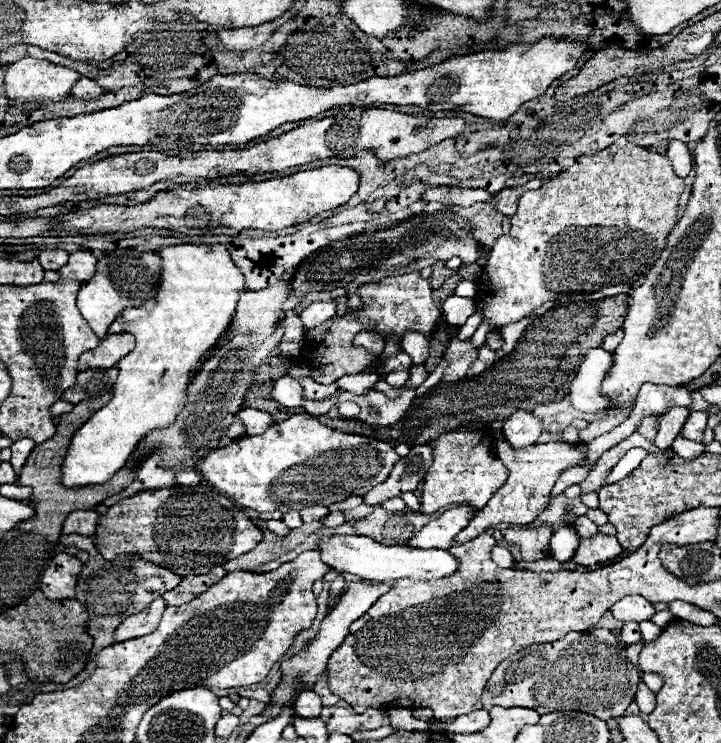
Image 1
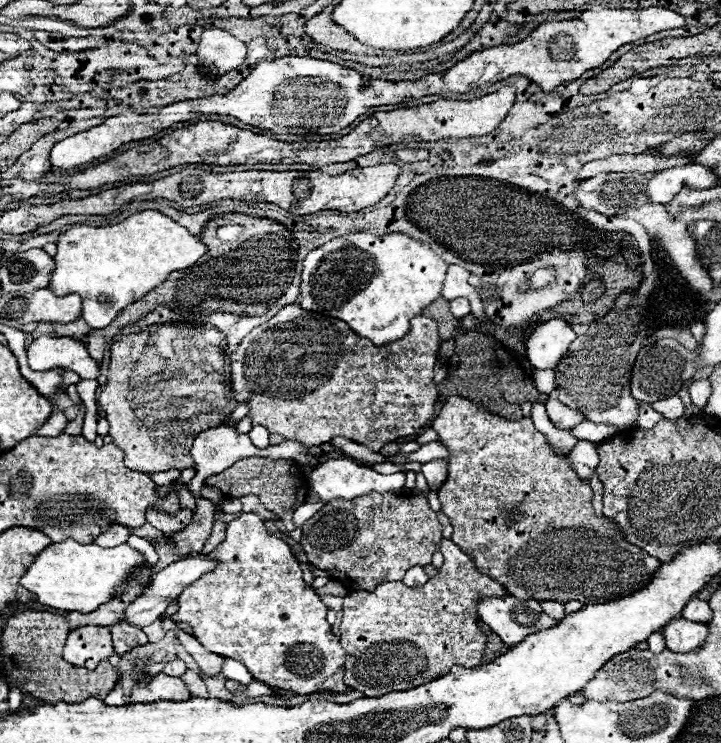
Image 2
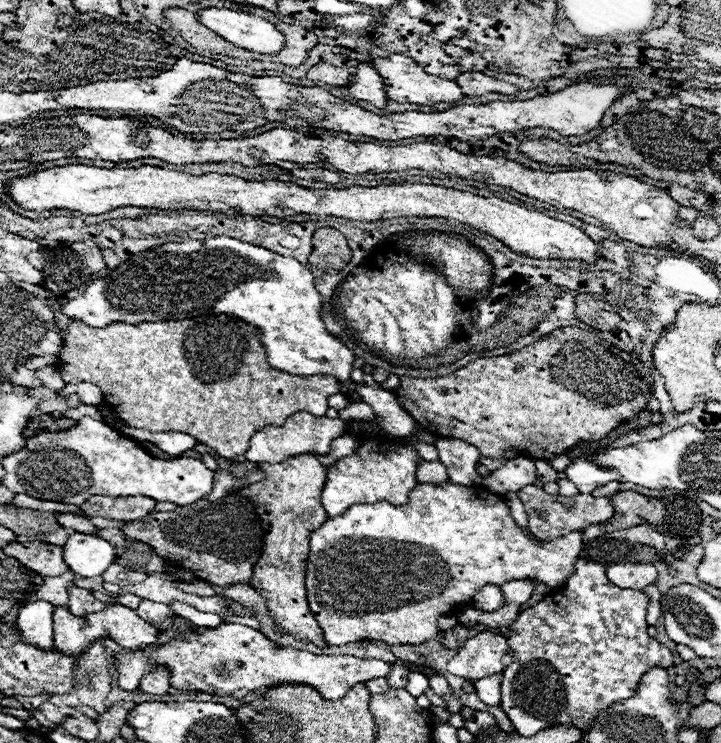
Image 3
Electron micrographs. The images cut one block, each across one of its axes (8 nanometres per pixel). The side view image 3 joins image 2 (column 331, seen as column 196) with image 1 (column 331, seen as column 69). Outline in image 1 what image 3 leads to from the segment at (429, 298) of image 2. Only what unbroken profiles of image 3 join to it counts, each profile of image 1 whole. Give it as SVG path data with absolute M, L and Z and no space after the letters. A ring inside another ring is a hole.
M334 300L328 302L312 302L310 306L306 306L300 314L300 320L306 328L316 328L320 324L324 324L328 318L332 318L336 314L336 304Z

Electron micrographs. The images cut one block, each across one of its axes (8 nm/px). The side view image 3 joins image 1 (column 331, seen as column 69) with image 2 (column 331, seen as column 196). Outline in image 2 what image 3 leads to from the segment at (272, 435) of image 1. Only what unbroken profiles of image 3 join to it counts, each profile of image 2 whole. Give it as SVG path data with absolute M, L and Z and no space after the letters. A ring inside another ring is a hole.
M338 458L338 460L326 460L322 464L318 464L312 472L310 472L310 488L320 496L322 502L330 502L334 498L356 498L368 492L396 492L404 486L404 472L396 472L396 474L378 474L376 470L368 468L368 466L358 466L346 458Z

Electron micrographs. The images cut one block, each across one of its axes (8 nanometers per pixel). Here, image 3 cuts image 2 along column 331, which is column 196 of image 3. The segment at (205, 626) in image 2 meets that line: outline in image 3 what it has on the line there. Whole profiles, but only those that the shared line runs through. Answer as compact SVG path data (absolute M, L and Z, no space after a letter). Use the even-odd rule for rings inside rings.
M178 624L176 632L178 636L172 642L164 642L156 648L114 654L114 664L118 668L118 686L122 690L136 690L146 674L154 672L156 666L166 666L170 672L170 686L178 690L196 690L240 700L248 692L262 686L298 682L316 688L326 700L338 700L354 684L374 678L386 678L392 670L388 662L374 658L362 660L356 656L318 656L306 650L276 648L264 634L244 624L220 624L210 630L196 630L190 624Z

